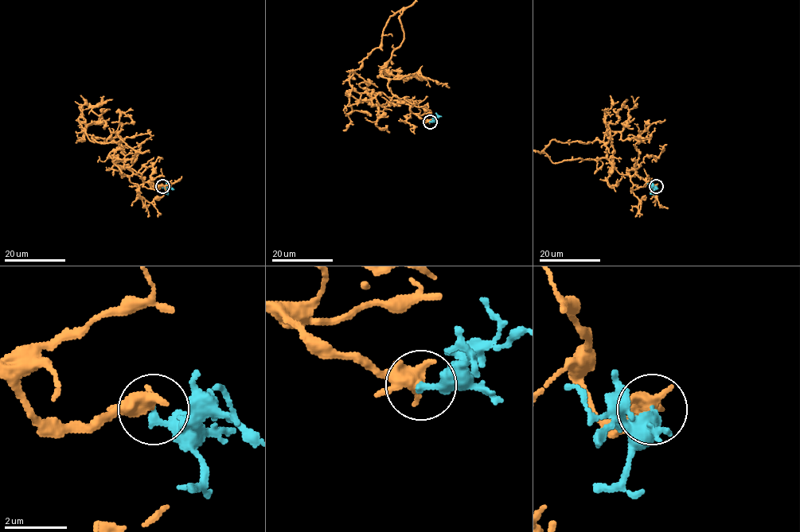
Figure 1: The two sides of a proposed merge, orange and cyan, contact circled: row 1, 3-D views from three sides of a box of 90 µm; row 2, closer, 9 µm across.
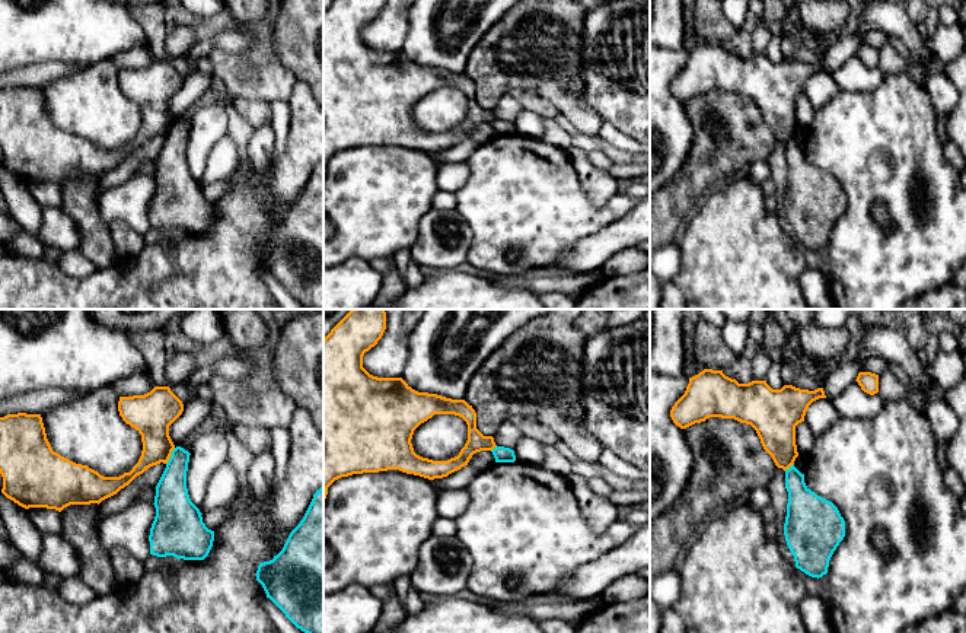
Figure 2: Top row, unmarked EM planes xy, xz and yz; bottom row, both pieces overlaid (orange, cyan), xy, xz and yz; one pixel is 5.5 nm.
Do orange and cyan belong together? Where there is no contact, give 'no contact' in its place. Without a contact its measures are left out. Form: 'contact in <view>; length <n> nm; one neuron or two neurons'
contact in xy; length 110 nm; two neurons

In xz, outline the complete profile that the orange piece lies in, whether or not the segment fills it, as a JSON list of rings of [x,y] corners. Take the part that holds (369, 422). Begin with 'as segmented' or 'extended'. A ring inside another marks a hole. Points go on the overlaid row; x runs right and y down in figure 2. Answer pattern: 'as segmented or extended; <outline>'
as segmented; [[[351,309],[323,338],[323,505],[328,487],[341,477],[399,470],[428,480],[443,478],[468,465],[474,454],[492,451],[497,446],[492,436],[484,436],[476,429],[476,413],[465,400],[418,392],[402,378],[377,378],[363,368],[364,353],[377,344],[385,330],[385,309]],[[434,414],[455,414],[462,417],[468,424],[468,440],[465,446],[458,457],[447,461],[423,458],[414,452],[411,443],[414,430]]]

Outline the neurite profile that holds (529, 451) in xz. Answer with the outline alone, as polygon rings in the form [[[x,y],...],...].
[[[525,433],[514,446],[516,461],[527,465],[542,465],[545,459],[543,443]]]

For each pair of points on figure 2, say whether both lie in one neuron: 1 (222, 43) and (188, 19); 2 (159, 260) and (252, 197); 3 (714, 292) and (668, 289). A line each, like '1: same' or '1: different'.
1: different
2: same
3: different

